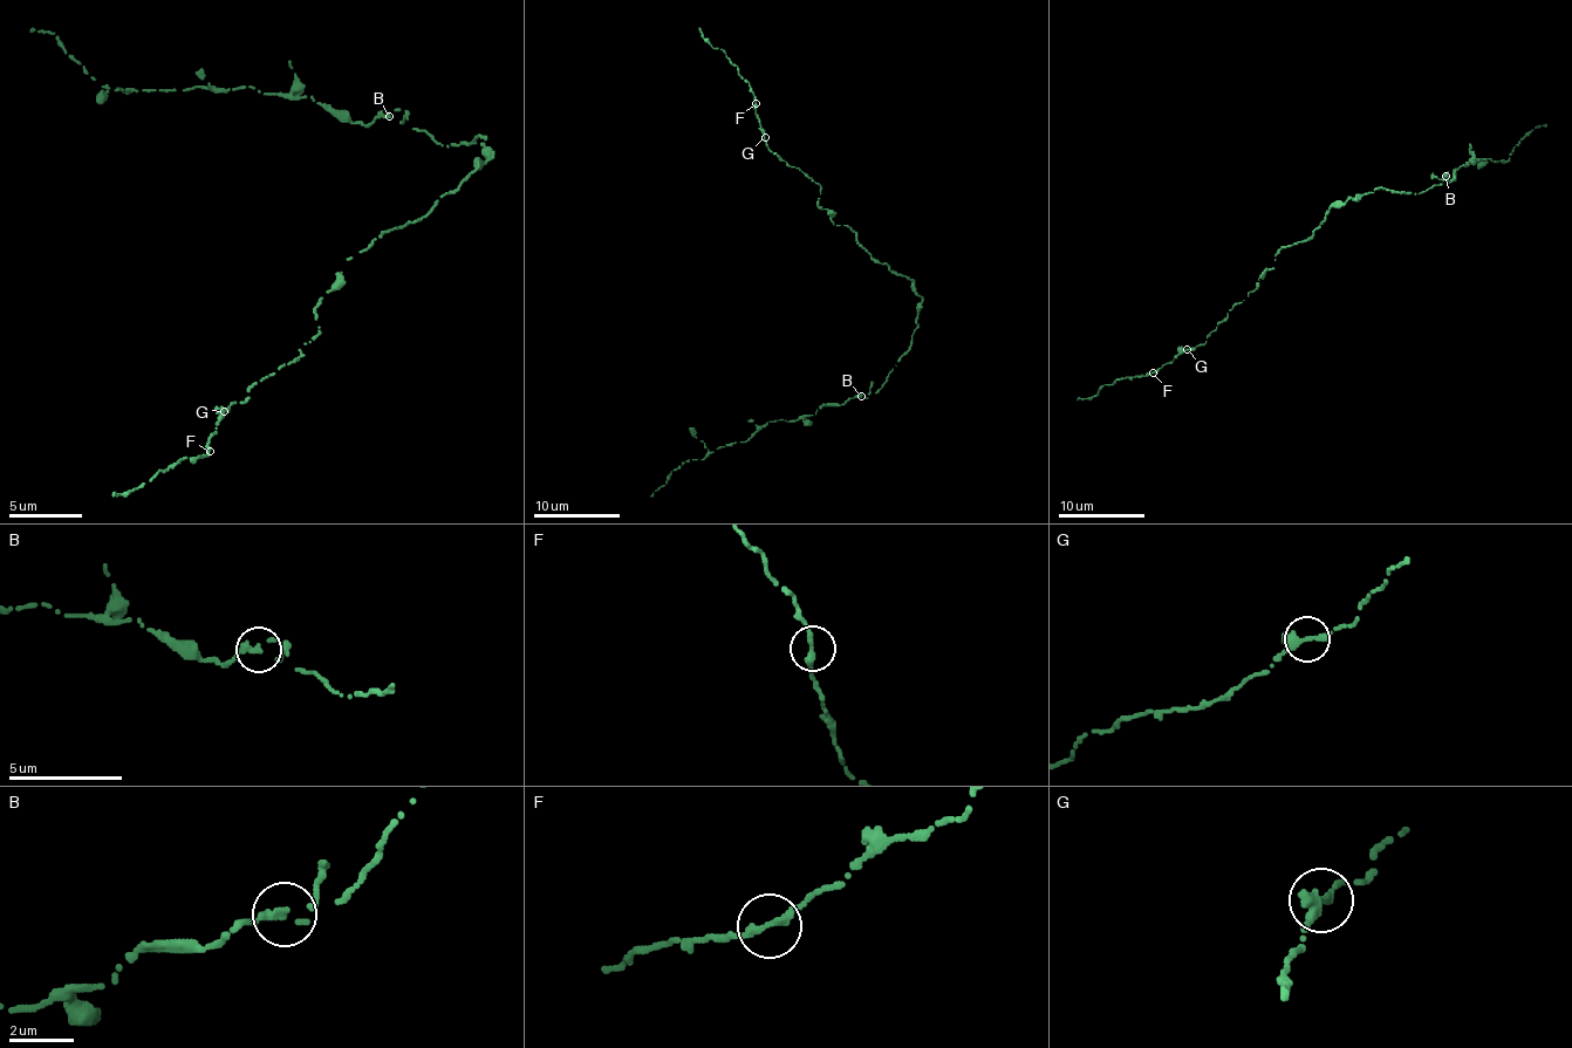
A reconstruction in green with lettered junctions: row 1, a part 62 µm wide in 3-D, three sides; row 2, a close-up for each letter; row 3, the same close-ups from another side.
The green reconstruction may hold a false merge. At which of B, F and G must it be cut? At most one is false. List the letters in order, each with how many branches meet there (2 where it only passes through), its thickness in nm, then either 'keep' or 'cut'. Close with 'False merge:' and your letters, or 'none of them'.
B: 2 | 280 nm | cut
F: 2 | 240 nm | keep
G: 2 | 300 nm | keep
False merge: B

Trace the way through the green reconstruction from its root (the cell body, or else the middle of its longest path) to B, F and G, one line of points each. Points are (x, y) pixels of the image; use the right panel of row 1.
B: (1340, 206), (1348, 198), (1381, 187), (1420, 193), (1440, 185), (1446, 177)
F: (1340, 206), (1330, 209), (1307, 239), (1276, 254), (1258, 287), (1204, 344), (1184, 349), (1153, 372)
G: (1340, 206), (1330, 209), (1307, 239), (1284, 246), (1258, 287), (1230, 310), (1207, 343), (1187, 349)

